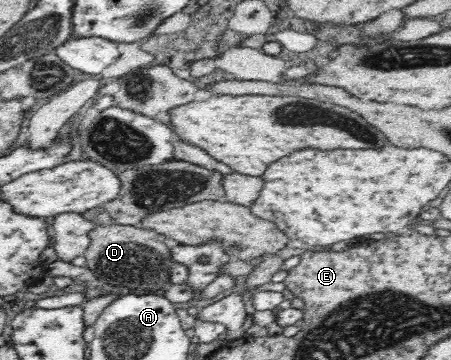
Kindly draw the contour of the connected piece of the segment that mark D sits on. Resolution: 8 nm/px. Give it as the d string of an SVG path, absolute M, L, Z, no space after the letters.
M112 222L110 225L98 225L90 231L90 246L84 254L87 260L87 268L93 271L96 278L106 284L112 284L132 290L132 292L154 292L163 294L168 287L172 285L170 281L170 268L172 268L174 259L172 259L171 250L166 247L166 238L152 229L146 229L144 226L121 225Z

